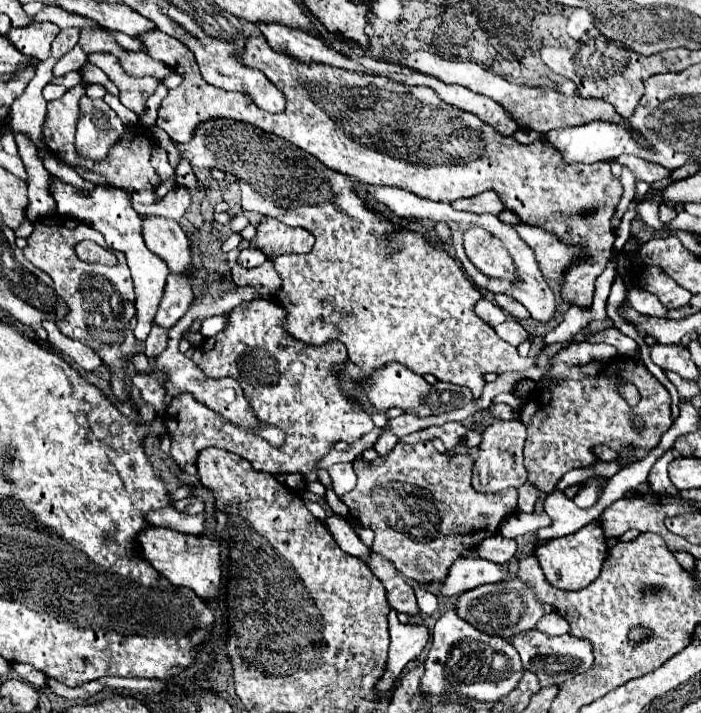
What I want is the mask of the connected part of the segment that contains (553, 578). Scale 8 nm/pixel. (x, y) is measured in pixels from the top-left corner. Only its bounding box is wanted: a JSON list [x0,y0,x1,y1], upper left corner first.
[534,521,608,591]

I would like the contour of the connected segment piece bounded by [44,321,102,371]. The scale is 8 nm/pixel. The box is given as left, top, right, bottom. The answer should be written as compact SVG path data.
M50 321L44 323L44 329L48 331L48 343L50 343L56 351L64 353L66 357L70 357L76 365L80 365L80 367L86 369L86 371L98 371L98 369L100 369L100 363L102 363L102 361L100 361L100 357L96 355L96 351L92 351L88 345L66 337L66 335L60 333L60 329L58 329L54 323L50 323Z

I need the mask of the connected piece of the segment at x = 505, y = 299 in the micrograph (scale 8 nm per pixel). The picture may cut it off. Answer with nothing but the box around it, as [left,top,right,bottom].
[494,295,528,317]

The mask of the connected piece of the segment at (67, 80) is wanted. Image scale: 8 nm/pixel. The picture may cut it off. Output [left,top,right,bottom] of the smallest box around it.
[54,71,82,89]

